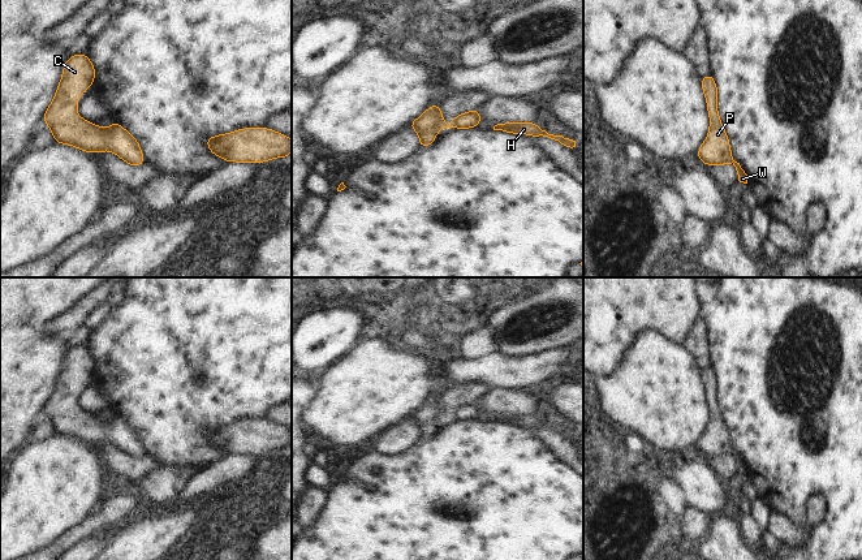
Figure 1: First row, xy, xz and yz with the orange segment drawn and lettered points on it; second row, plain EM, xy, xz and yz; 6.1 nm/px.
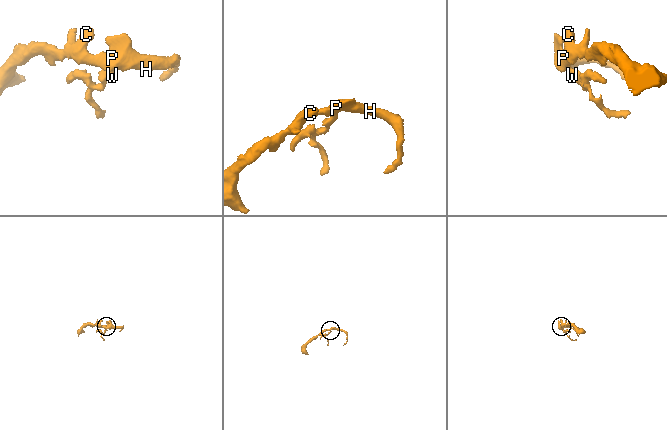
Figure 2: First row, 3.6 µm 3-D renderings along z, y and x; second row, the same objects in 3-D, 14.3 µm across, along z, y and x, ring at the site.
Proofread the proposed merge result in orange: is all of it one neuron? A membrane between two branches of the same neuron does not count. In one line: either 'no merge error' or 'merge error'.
no merge error

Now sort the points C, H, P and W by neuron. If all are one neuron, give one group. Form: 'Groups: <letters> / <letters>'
Groups: C H P W

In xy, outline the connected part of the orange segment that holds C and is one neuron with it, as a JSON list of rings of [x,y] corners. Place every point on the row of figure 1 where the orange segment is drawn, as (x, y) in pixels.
[[[85,53],[69,57],[52,103],[43,115],[55,142],[74,146],[86,152],[109,150],[132,167],[143,164],[145,156],[135,139],[120,124],[112,121],[104,129],[78,116],[79,95],[90,89],[95,79],[95,68]]]

